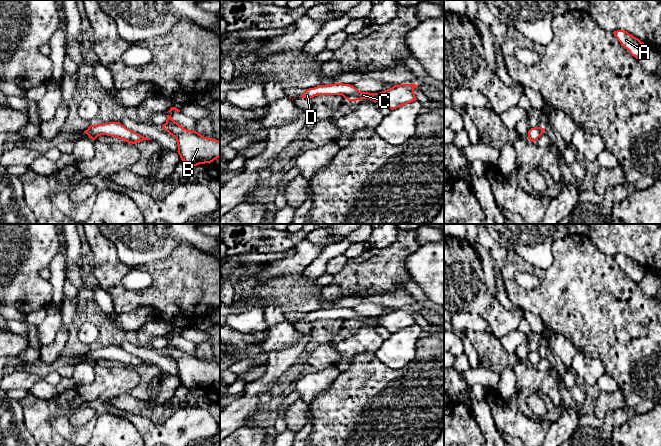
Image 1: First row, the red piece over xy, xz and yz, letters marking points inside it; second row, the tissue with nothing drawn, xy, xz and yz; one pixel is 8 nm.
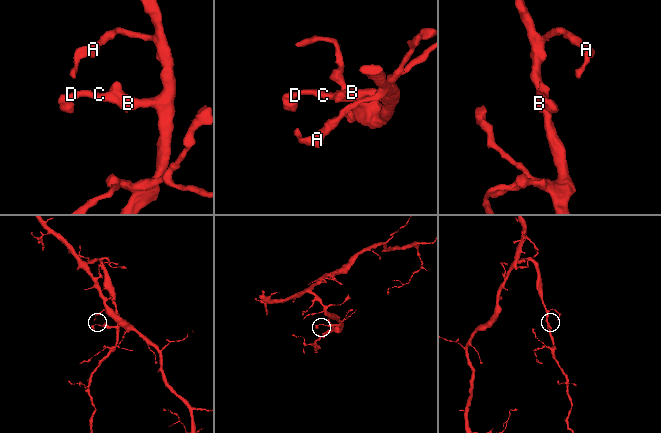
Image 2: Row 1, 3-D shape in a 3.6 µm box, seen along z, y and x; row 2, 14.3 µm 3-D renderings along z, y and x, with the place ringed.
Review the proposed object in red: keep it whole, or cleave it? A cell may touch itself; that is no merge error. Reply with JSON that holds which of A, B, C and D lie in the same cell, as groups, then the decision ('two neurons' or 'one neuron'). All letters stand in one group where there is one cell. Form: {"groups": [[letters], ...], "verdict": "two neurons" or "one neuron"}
{"groups": [["A", "B", "C", "D"]], "verdict": "one neuron"}

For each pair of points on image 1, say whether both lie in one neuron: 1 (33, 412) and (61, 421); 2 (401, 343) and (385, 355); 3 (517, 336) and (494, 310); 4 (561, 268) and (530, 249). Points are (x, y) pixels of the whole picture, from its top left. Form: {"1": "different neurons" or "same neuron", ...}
{"1": "different neurons", "2": "same neuron", "3": "different neurons", "4": "different neurons"}

